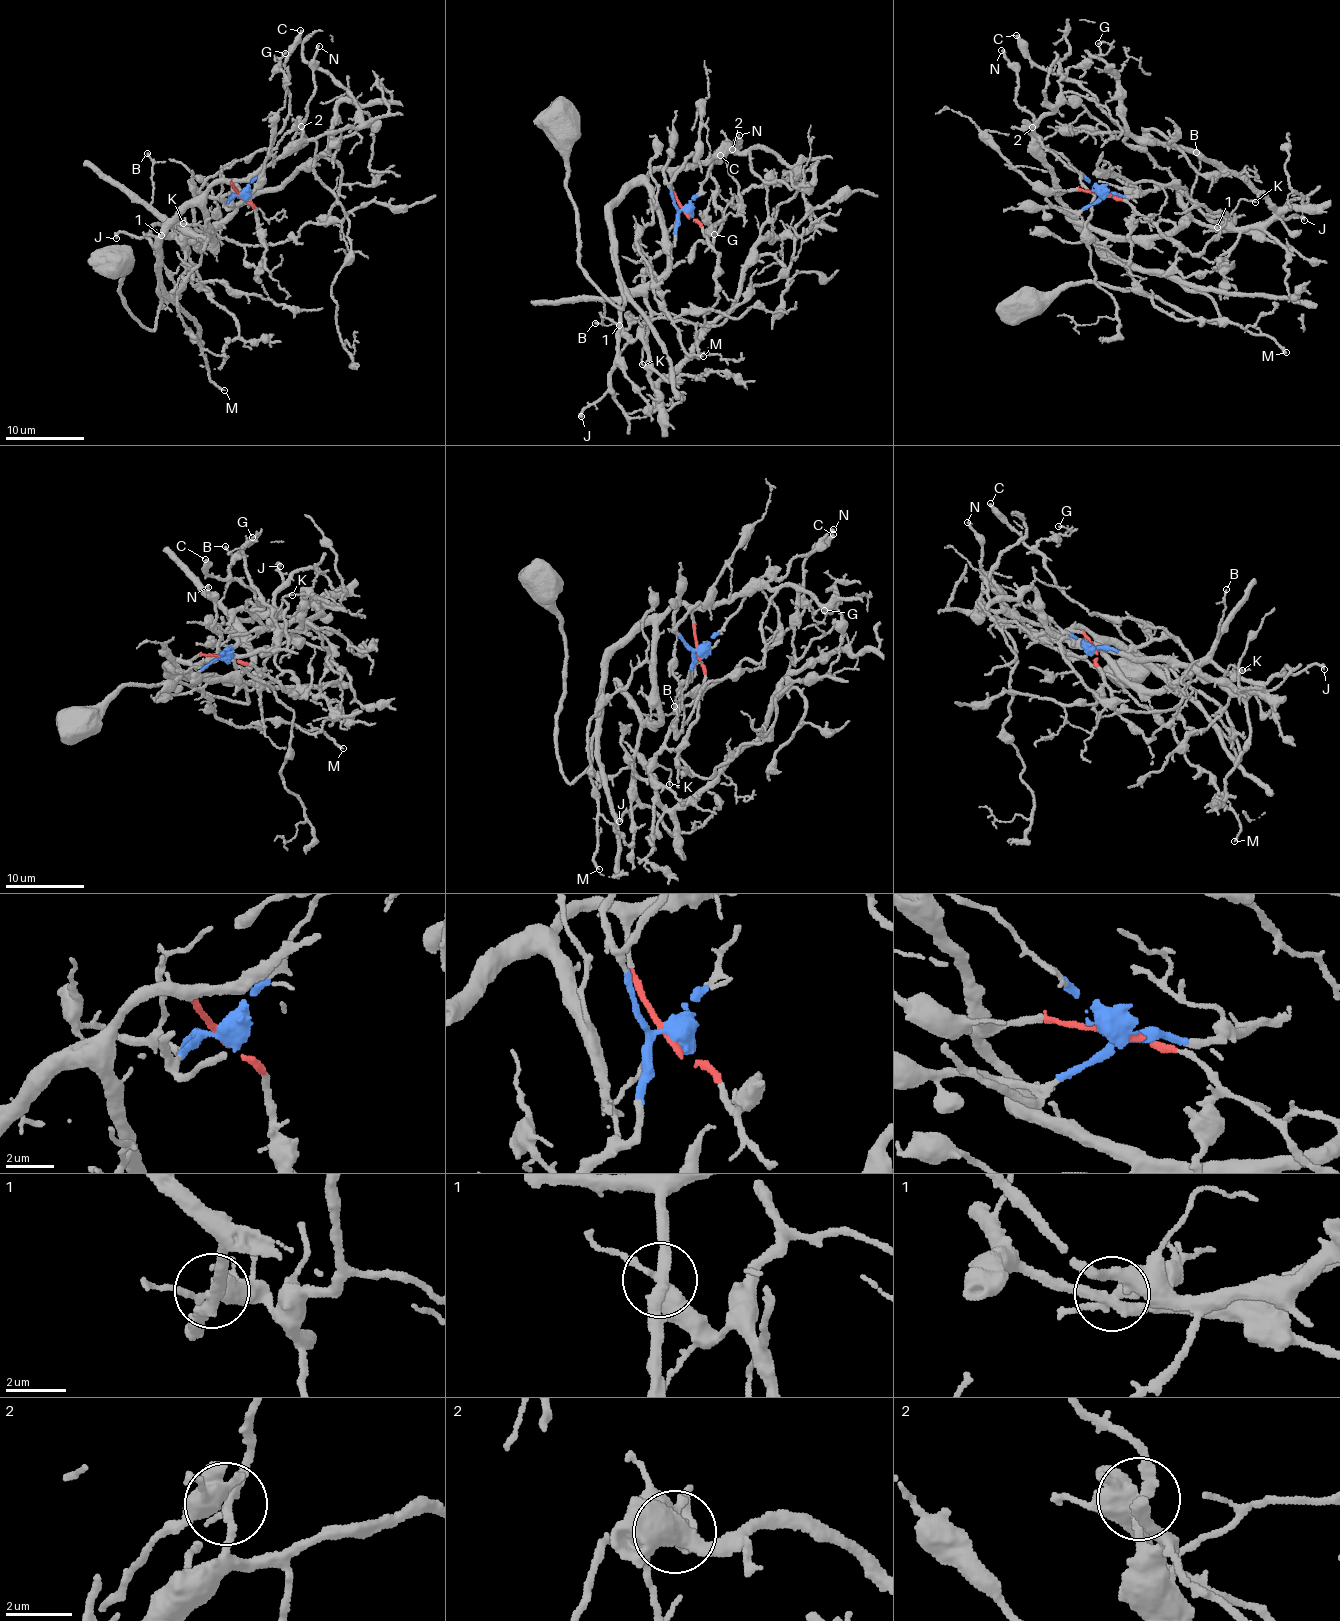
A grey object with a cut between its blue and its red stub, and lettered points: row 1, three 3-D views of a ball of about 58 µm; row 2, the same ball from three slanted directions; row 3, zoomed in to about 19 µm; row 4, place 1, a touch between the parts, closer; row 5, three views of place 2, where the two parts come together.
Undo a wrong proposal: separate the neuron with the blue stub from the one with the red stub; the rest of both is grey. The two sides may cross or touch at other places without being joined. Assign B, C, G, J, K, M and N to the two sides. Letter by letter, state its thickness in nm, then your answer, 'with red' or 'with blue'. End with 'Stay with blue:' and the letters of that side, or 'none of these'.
B: 140 nm | with red
C: 360 nm | with blue
G: 150 nm | with blue
J: 280 nm | with red
K: 130 nm | with blue
M: 160 nm | with red
N: 200 nm | with red
Stay with blue: C, G, K

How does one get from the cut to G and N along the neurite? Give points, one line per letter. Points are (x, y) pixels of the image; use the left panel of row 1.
G: (240, 195), (227, 200), (196, 193), (210, 176), (272, 144), (289, 113), (286, 73), (279, 70), (285, 53)
N: (240, 195), (232, 181), (249, 180), (274, 164), (301, 136), (313, 95), (313, 64), (318, 46)

